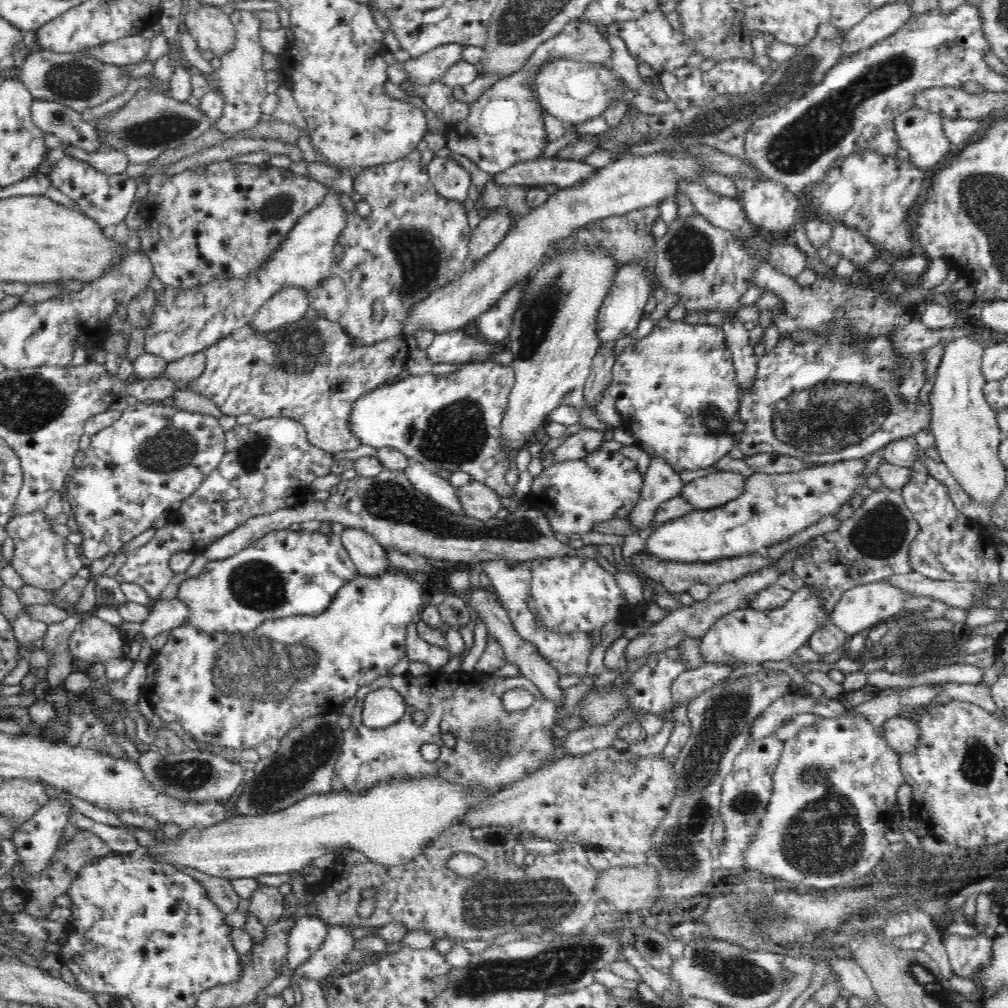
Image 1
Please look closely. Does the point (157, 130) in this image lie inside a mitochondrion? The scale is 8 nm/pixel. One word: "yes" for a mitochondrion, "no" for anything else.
yes

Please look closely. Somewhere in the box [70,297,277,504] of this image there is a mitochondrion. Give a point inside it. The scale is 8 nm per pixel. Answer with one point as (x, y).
(169, 451)

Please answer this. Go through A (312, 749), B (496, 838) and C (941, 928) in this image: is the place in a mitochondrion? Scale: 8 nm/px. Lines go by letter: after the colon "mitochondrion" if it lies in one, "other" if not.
A: mitochondrion
B: other
C: other

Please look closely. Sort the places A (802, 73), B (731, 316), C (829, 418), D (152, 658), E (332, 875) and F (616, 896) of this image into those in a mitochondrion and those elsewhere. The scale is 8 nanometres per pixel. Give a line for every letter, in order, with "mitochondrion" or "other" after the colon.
A: mitochondrion
B: other
C: mitochondrion
D: other
E: other
F: other

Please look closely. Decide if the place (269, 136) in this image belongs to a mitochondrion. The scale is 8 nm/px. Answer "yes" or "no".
no

